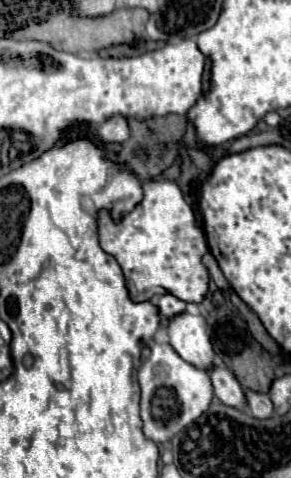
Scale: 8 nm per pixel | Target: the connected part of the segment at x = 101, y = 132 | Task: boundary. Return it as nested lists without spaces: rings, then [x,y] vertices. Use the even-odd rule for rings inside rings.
[[[115,116],[115,118],[109,118],[107,122],[103,122],[101,126],[97,126],[95,134],[101,144],[121,144],[129,138],[129,126],[127,126],[125,118]]]

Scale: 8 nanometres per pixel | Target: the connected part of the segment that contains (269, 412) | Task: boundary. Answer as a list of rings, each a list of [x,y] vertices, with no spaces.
[[[247,390],[247,400],[249,400],[249,412],[251,412],[251,416],[255,416],[259,420],[265,420],[265,418],[273,418],[275,416],[273,402],[271,402],[269,394]]]

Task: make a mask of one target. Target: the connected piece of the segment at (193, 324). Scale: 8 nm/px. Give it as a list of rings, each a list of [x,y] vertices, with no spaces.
[[[179,314],[169,320],[167,334],[173,350],[191,366],[209,372],[215,366],[215,352],[205,332],[205,320],[193,314]]]

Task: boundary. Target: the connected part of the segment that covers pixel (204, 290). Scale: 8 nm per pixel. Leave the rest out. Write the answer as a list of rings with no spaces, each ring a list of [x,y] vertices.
[[[141,180],[141,186],[143,200],[121,220],[115,220],[105,208],[99,210],[97,230],[101,248],[119,262],[133,302],[147,302],[157,294],[173,294],[187,304],[201,304],[209,294],[211,276],[203,264],[203,254],[209,248],[203,230],[195,224],[191,206],[175,182]]]

